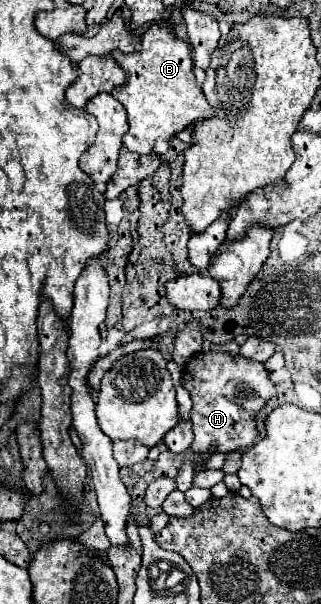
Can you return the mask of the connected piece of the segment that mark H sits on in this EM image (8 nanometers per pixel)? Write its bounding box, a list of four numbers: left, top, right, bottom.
[182,353,276,453]

